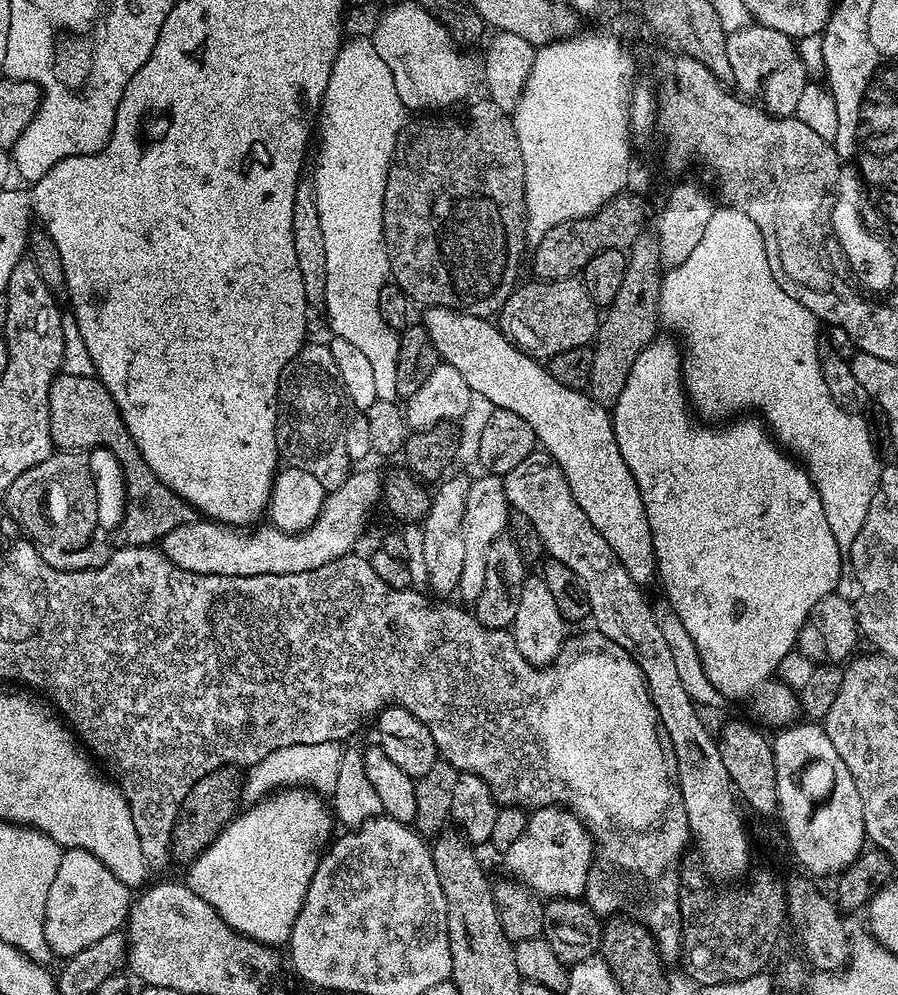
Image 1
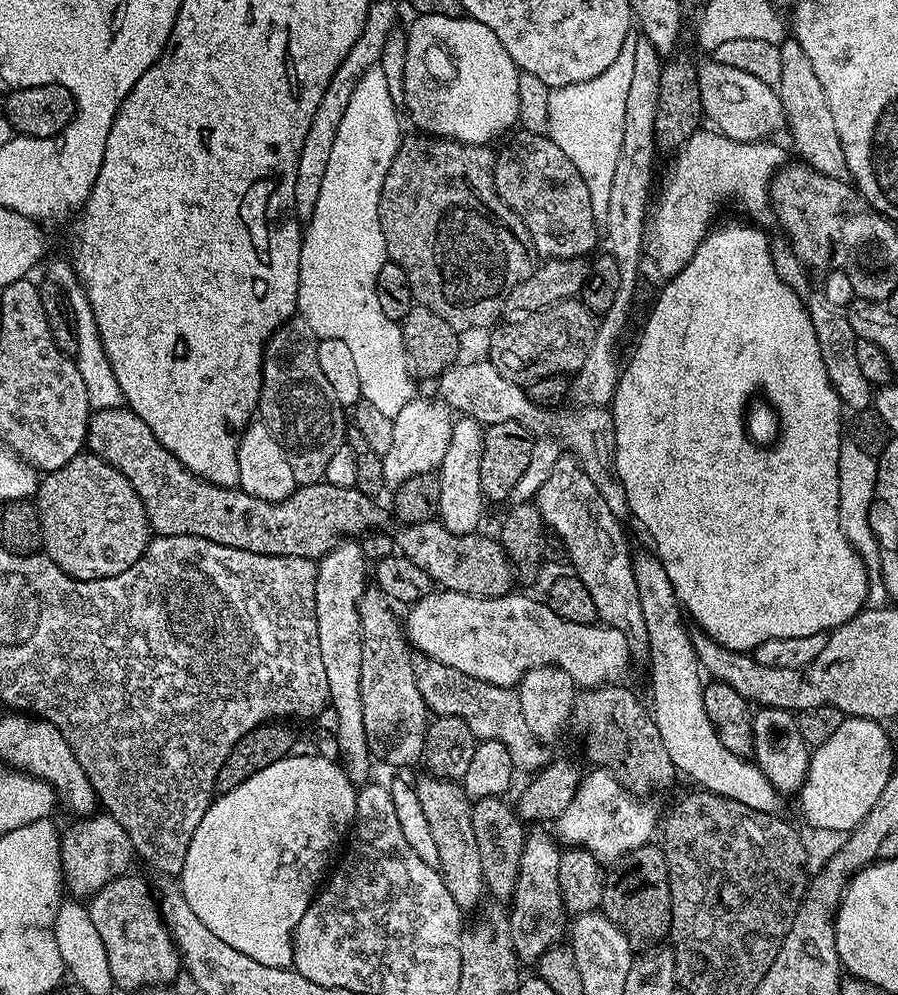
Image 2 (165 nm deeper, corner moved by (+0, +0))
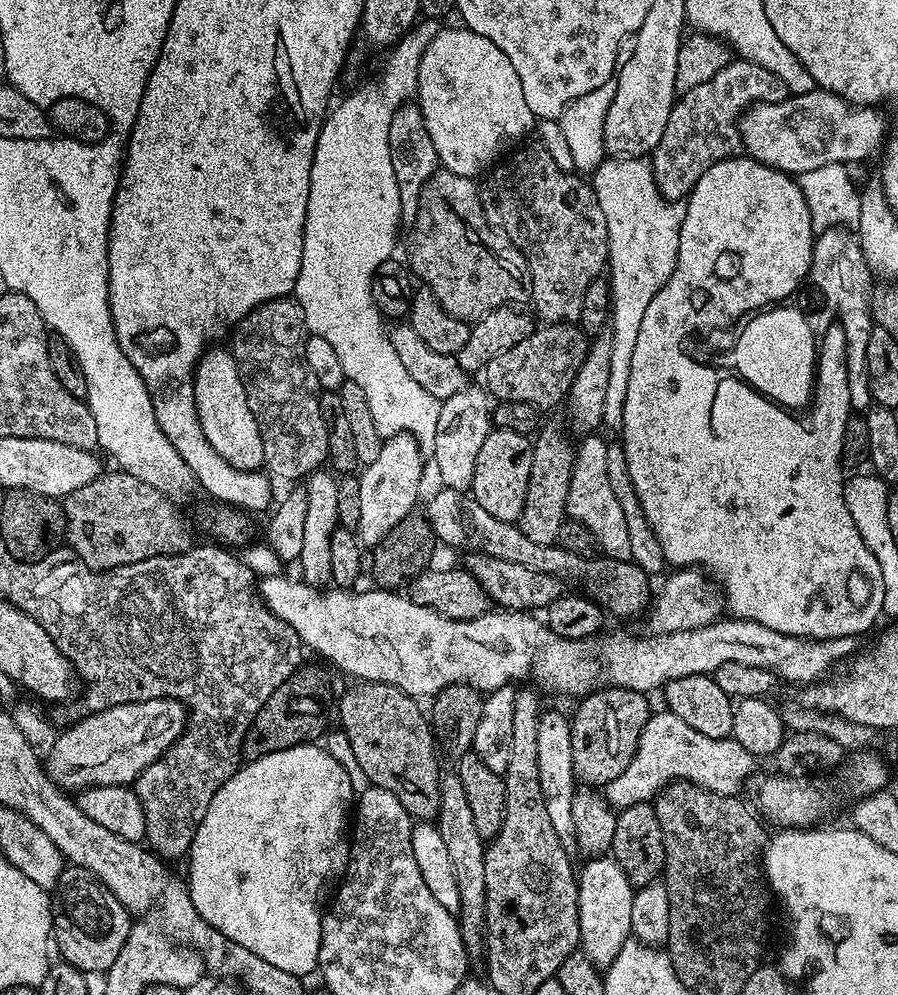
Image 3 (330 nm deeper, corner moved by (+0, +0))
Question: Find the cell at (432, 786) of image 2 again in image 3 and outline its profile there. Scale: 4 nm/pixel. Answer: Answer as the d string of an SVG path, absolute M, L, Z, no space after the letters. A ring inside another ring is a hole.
M371 682L353 683L353 688L348 688L338 696L338 716L340 724L344 727L344 736L348 739L348 748L356 759L362 775L368 779L367 783L374 788L385 788L402 802L409 816L428 822L440 815L440 777L442 767L436 757L438 737L430 723L429 717L419 708L413 697L406 695L389 684L374 684Z

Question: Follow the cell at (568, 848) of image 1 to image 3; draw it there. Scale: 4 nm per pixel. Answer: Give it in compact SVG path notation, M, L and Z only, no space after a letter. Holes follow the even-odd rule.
M653 711L638 738L638 750L634 758L630 758L630 766L626 766L614 782L604 785L602 791L616 810L654 801L671 781L691 781L715 794L735 796L743 793L744 783L756 764L757 757L742 750L736 740L706 738L706 734L698 734L694 726L686 726L678 714Z

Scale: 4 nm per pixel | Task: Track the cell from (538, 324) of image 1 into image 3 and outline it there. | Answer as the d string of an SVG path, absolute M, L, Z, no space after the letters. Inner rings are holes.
M575 323L544 324L537 327L526 338L522 338L522 342L510 346L510 350L502 350L502 354L498 354L498 358L490 358L490 362L482 369L482 377L484 376L485 380L483 383L497 401L505 404L522 402L532 404L537 410L552 408L559 400L561 403L567 397L575 375L578 374L579 368L588 354L589 345L589 337Z

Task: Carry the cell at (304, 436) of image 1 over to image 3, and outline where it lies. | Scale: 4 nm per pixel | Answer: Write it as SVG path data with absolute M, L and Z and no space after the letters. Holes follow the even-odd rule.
M295 298L271 300L258 306L253 312L246 314L246 318L240 320L230 336L230 351L238 362L238 370L246 386L246 398L250 402L250 410L262 434L267 471L273 477L281 476L284 480L296 480L292 482L303 481L309 473L319 469L322 462L328 459L330 429L324 411L320 408L320 383L318 378L314 378L310 366L304 362L305 339L304 315Z

